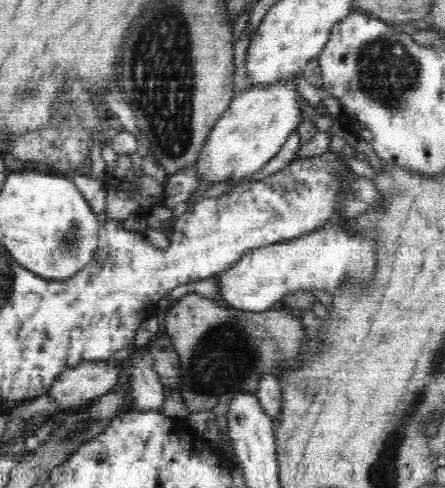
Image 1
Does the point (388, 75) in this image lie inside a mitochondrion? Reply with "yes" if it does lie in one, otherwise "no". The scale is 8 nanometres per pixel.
yes

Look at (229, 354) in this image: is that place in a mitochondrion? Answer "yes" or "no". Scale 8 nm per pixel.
yes

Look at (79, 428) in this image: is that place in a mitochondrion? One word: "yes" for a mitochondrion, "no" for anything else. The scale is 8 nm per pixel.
yes

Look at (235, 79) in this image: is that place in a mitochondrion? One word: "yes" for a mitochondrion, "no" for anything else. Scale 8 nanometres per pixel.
no

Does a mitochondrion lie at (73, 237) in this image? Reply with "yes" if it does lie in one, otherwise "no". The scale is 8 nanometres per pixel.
yes

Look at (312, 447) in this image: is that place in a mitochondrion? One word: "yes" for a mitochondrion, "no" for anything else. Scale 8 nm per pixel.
no

